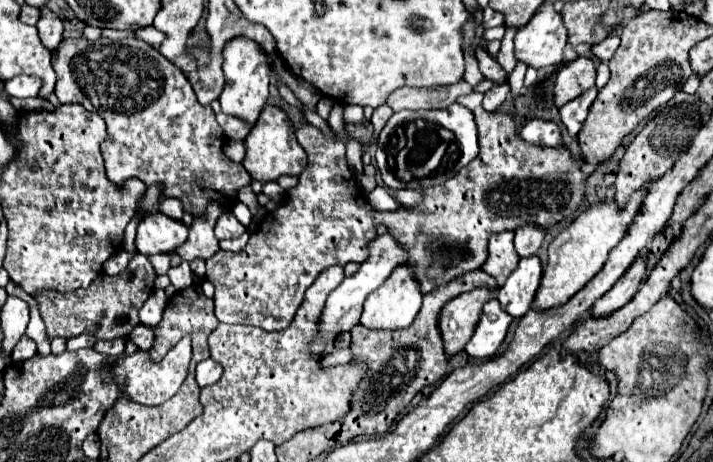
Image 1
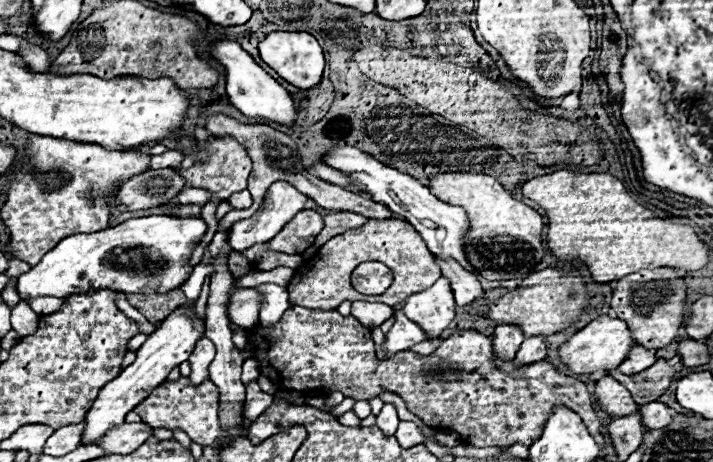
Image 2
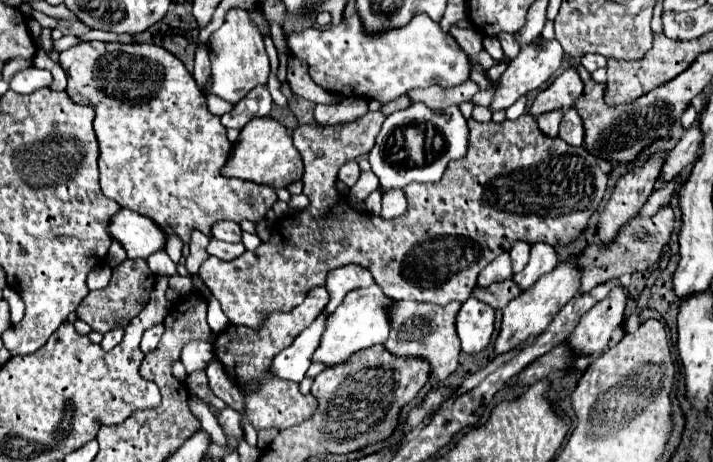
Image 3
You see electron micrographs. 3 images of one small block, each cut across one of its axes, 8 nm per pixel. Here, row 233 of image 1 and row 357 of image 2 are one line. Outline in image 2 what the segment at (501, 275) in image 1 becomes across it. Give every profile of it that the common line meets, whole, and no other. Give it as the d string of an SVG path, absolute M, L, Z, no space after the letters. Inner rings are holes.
M500 324L494 330L494 352L498 352L498 356L502 356L504 360L514 358L522 340L524 340L524 334L522 334L520 326Z

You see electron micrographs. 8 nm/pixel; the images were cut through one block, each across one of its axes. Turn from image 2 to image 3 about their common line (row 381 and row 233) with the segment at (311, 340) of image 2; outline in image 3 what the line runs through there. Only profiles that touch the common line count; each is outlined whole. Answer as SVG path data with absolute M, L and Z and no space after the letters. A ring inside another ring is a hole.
M368 112L364 114L362 118L354 120L354 122L346 122L346 124L338 124L338 126L322 126L322 124L300 124L294 134L292 134L292 140L294 140L294 146L296 150L302 154L302 160L304 160L304 176L302 176L302 182L304 182L304 194L310 198L310 206L306 206L304 210L300 212L294 212L294 214L288 214L286 216L286 228L274 228L272 236L262 242L254 252L244 252L242 256L238 256L236 260L230 260L230 262L222 262L220 258L216 256L210 256L198 270L200 278L204 280L204 284L210 288L210 292L220 300L222 304L222 310L224 314L228 316L230 324L234 326L248 326L248 328L258 328L262 326L262 322L268 318L268 314L280 310L280 312L290 312L294 310L298 304L302 304L302 300L306 298L308 290L314 288L314 286L320 286L326 282L326 274L338 266L344 266L344 264L350 264L350 262L358 262L360 266L368 268L376 280L378 286L382 286L384 294L390 296L390 298L396 298L396 300L416 300L416 302L436 302L436 304L448 304L452 300L460 300L460 302L466 302L474 284L476 284L476 278L480 274L480 270L490 264L498 254L502 252L508 252L512 248L512 242L514 240L526 240L530 244L536 244L536 242L546 242L550 246L564 246L568 242L572 242L574 238L578 238L578 234L586 228L590 216L594 214L594 210L598 208L598 204L602 202L602 196L604 196L604 190L606 190L606 174L596 166L596 160L592 162L592 154L586 152L584 148L574 148L570 144L566 144L564 140L560 138L548 138L544 136L540 130L538 130L538 124L536 124L536 118L532 114L522 114L518 120L504 120L502 124L498 122L478 122L474 118L468 118L468 128L470 128L470 144L468 144L468 154L460 160L454 160L448 164L442 180L438 182L430 182L430 184L410 184L406 190L406 198L408 198L408 210L398 218L394 220L384 220L380 216L374 216L370 212L358 212L356 208L352 208L346 198L340 194L340 190L336 188L336 180L338 180L338 170L344 162L348 160L354 160L354 158L360 158L364 154L368 154L374 146L374 138L376 134L380 132L380 126L384 122L384 114L382 112Z

